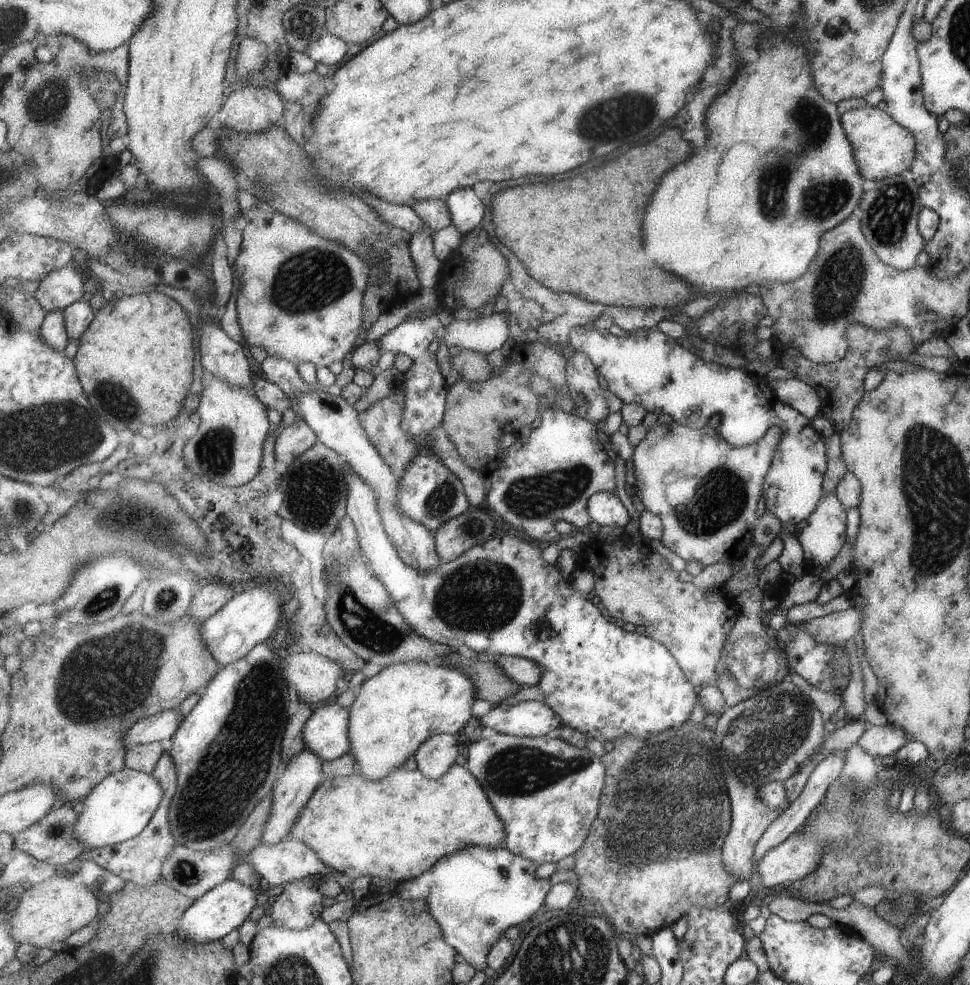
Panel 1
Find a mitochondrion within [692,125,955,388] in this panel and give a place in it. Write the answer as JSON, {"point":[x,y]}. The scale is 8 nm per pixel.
{"point":[837,285]}

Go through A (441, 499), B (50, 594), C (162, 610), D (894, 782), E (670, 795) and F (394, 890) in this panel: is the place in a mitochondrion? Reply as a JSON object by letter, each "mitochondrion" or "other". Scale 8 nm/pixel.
{"A":"mitochondrion","B":"other","C":"mitochondrion","D":"other","E":"mitochondrion","F":"other"}

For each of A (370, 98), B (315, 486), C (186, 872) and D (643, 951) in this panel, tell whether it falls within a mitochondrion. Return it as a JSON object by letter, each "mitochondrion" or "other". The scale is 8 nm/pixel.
{"A":"other","B":"mitochondrion","C":"mitochondrion","D":"other"}

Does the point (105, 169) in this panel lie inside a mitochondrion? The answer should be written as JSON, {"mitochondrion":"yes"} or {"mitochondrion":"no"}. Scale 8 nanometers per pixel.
{"mitochondrion":"no"}

